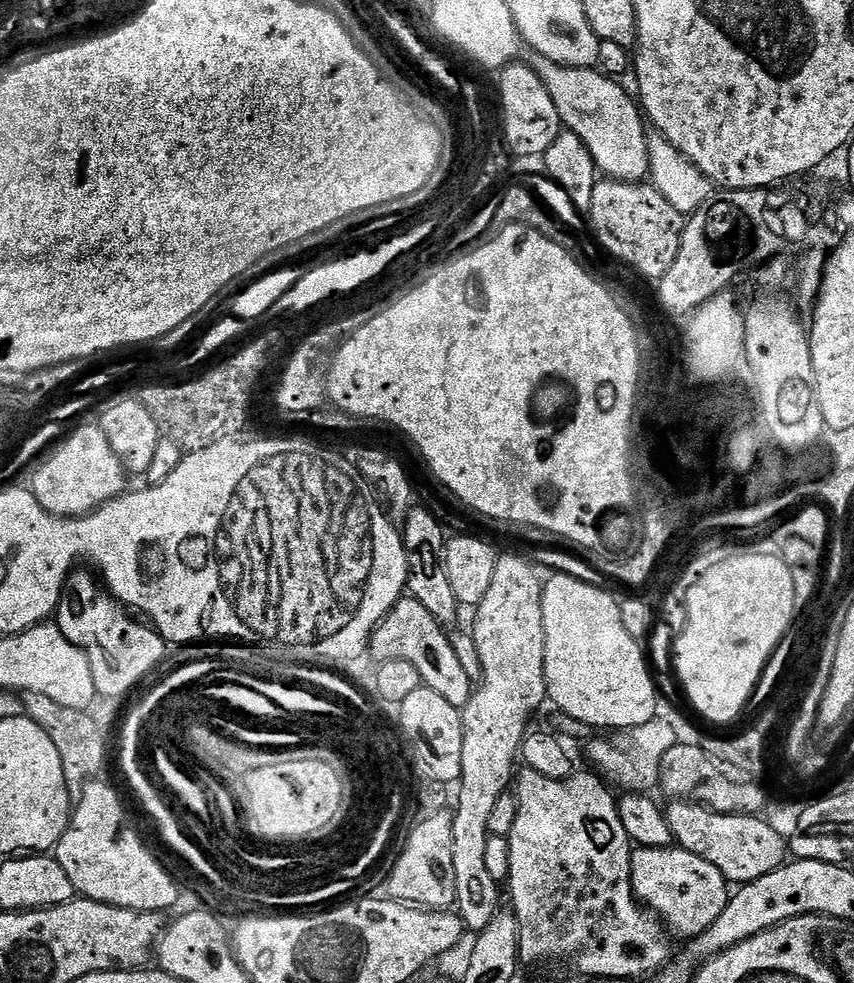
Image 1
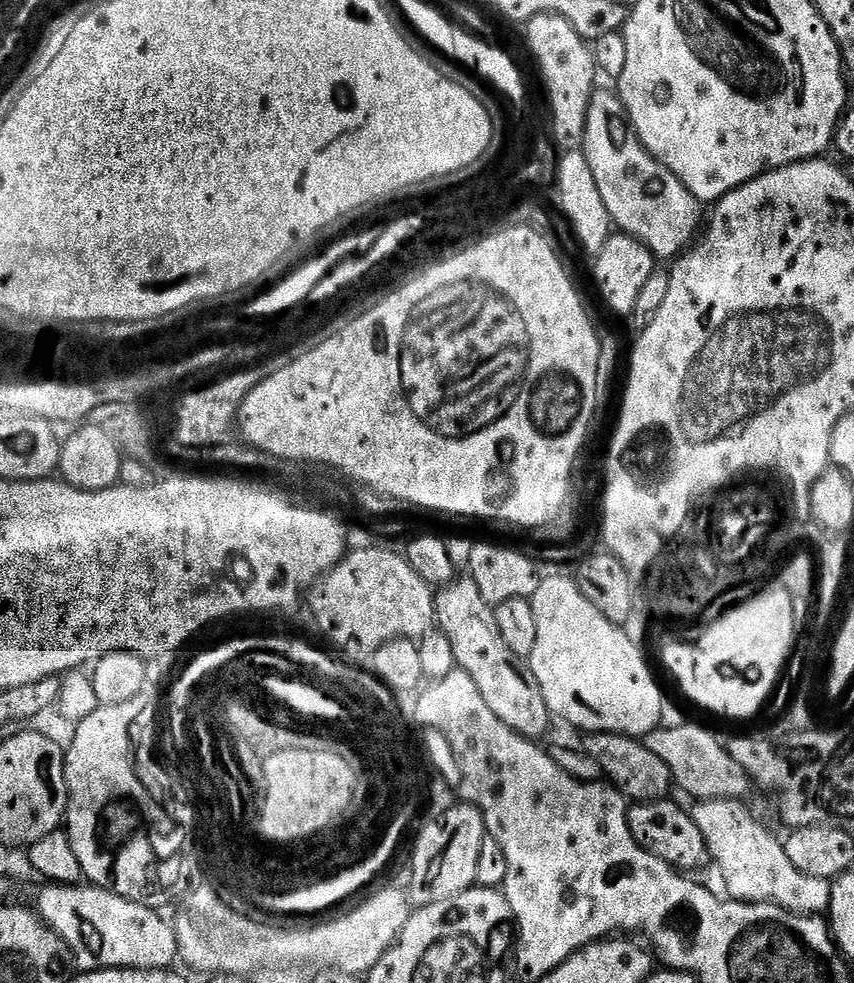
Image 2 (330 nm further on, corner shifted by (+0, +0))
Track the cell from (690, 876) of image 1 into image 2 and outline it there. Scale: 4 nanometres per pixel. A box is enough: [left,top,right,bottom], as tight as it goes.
[628,798,709,874]

